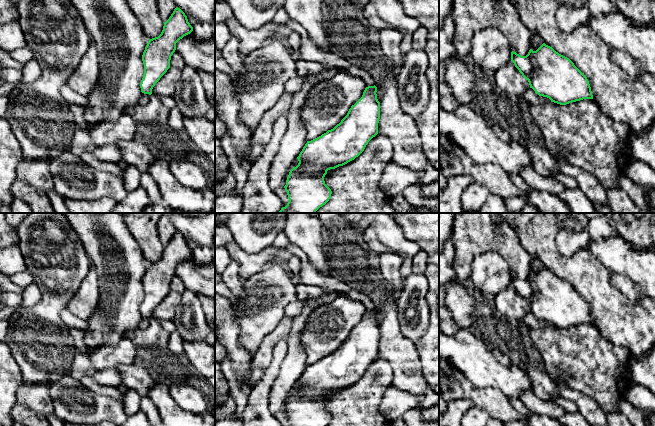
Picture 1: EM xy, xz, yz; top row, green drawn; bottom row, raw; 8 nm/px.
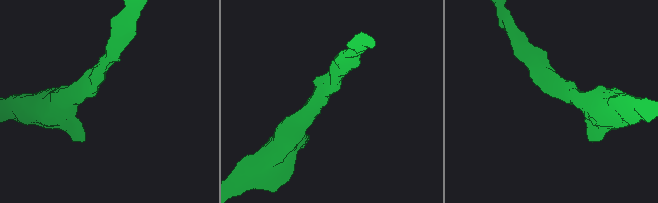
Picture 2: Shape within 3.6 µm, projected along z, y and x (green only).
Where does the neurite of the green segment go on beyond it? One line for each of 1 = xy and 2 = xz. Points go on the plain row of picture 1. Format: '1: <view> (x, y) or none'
1: none
2: none

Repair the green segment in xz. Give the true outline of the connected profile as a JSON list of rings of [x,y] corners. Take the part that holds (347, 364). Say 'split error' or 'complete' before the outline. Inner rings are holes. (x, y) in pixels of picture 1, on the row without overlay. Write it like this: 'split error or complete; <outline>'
complete; [[[377,311],[365,312],[362,321],[351,330],[347,339],[333,353],[321,360],[307,365],[299,380],[299,387],[293,391],[284,410],[288,426],[328,426],[332,415],[325,408],[327,395],[343,390],[358,381],[368,366],[378,358],[380,326],[377,323]]]

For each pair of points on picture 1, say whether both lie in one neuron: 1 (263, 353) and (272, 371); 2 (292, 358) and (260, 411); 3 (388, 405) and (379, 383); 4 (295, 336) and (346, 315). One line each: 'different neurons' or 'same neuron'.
1: different neurons
2: different neurons
3: different neurons
4: different neurons

